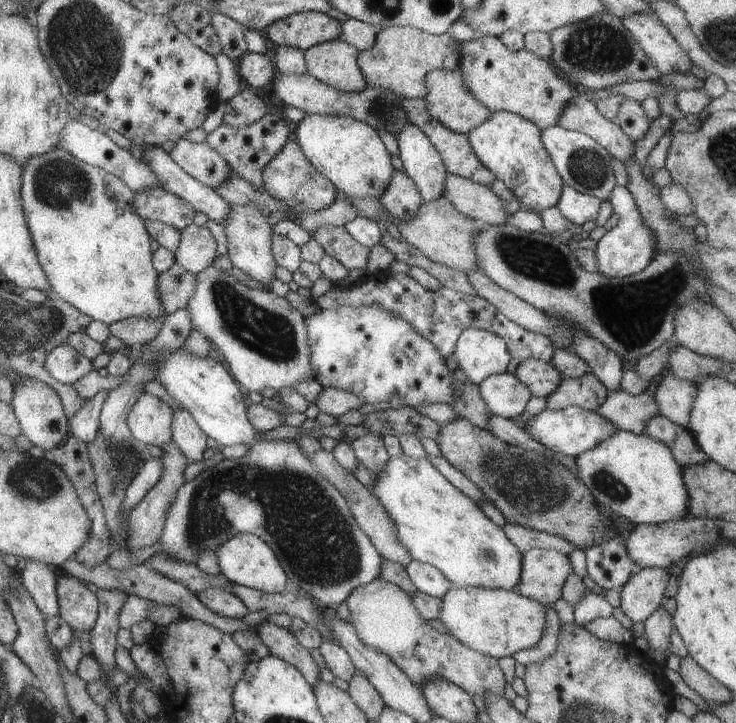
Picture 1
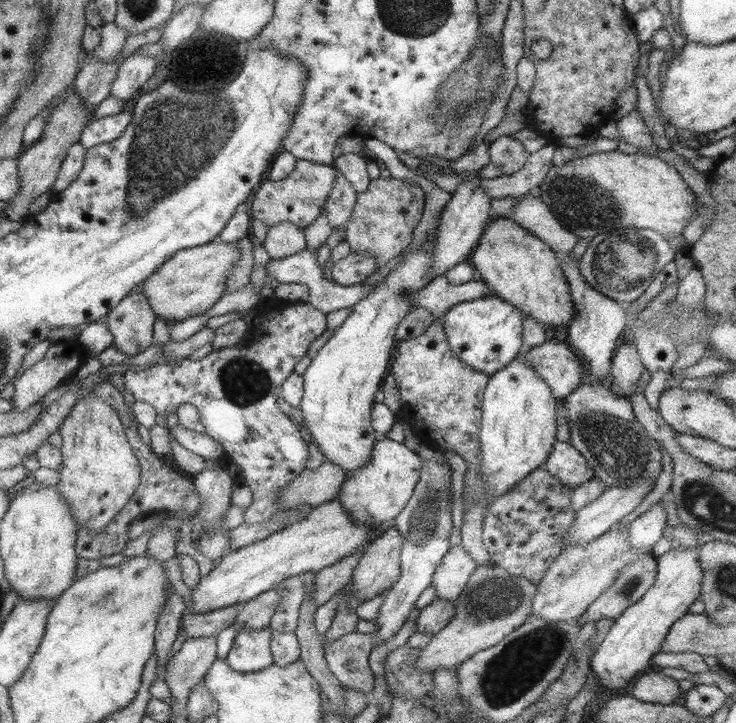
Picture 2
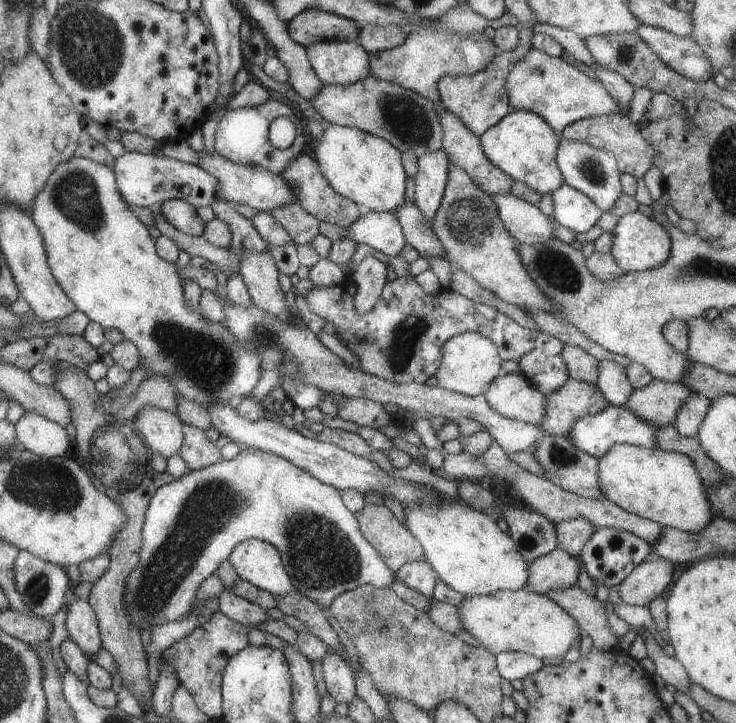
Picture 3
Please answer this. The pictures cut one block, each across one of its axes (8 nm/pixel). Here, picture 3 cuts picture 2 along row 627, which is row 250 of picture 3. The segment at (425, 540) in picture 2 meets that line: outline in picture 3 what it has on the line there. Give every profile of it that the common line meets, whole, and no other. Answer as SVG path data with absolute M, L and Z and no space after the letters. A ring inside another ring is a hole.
M364 211L349 227L352 240L365 244L388 257L398 257L406 241L393 212Z

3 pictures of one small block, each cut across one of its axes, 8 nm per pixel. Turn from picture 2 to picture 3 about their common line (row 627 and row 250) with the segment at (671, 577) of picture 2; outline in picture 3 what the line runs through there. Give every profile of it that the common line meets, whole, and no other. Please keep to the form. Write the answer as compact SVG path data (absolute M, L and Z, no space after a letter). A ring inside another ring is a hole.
M637 210L619 218L617 225L611 230L612 246L610 256L623 272L645 271L657 268L669 258L671 240L664 228L652 218L643 216Z

